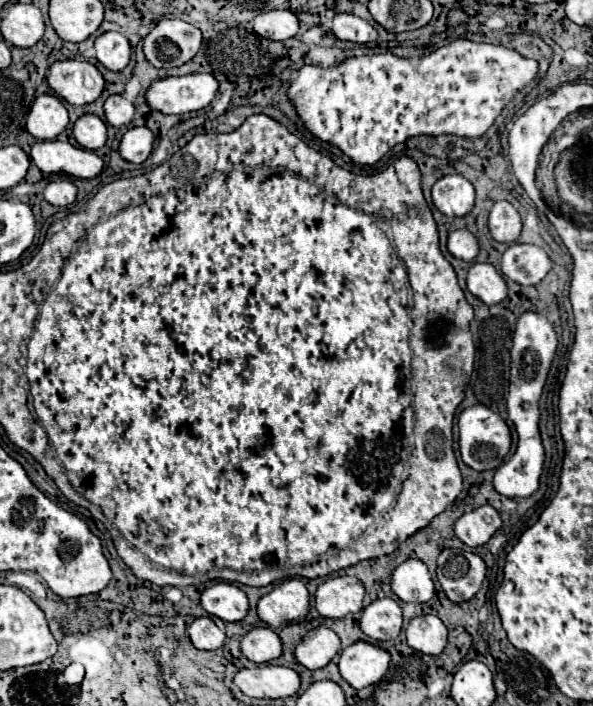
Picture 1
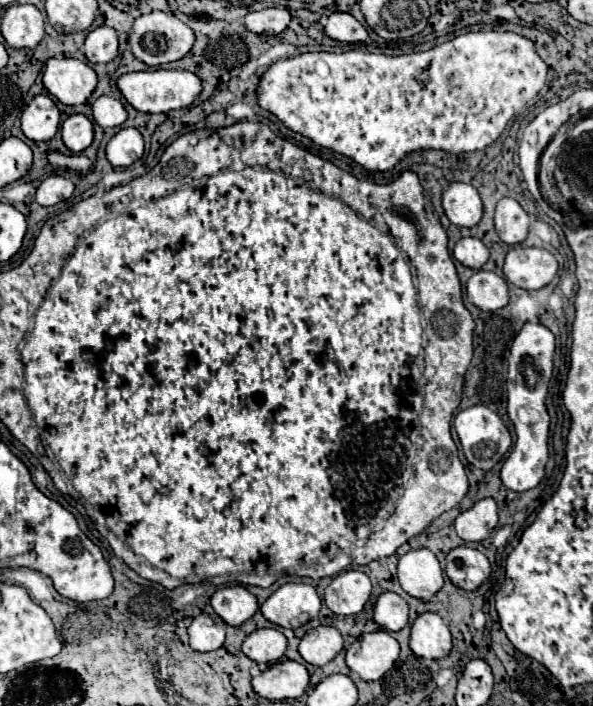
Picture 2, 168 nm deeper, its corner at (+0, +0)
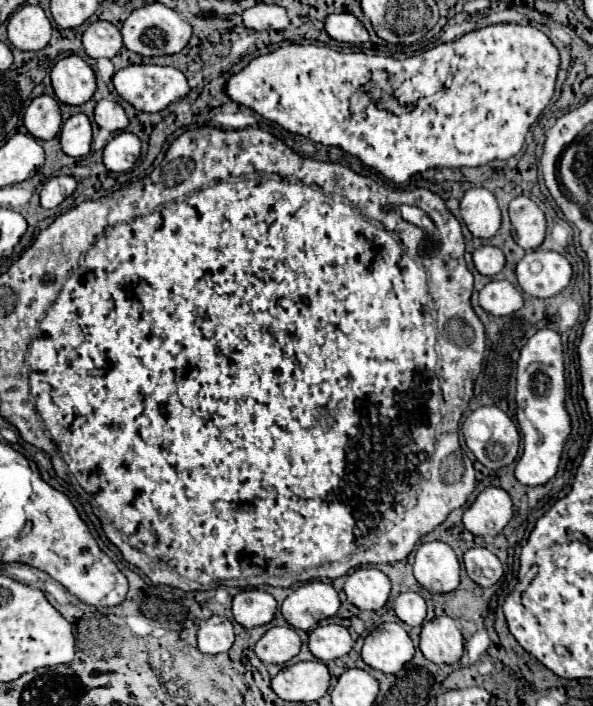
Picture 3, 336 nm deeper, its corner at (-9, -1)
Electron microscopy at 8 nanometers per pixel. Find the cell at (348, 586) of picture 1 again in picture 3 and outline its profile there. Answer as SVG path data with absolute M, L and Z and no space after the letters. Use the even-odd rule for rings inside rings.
M359 568L347 576L343 592L359 610L381 610L389 598L391 582L377 568Z

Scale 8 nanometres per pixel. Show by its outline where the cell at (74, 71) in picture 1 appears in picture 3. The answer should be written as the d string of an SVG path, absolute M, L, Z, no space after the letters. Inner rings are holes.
M75 54L57 60L57 64L51 70L51 82L55 96L63 104L71 106L85 104L87 100L91 100L93 92L97 90L93 68Z

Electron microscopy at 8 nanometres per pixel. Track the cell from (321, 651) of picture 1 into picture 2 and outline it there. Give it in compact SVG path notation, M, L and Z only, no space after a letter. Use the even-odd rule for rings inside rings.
M320 625L300 639L298 651L306 663L322 667L342 651L342 645L344 641L336 627Z

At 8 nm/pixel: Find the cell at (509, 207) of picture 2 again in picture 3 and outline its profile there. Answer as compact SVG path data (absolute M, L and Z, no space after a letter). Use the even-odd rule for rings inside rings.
M517 196L509 204L509 218L515 242L525 250L535 250L545 238L545 216L527 196Z

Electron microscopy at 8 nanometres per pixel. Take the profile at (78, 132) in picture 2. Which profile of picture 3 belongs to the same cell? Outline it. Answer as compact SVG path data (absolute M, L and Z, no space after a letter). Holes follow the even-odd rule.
M85 114L71 116L61 128L61 148L67 156L81 158L91 152L93 128Z

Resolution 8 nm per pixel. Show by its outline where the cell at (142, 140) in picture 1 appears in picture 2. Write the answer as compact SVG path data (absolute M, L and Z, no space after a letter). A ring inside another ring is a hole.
M120 129L106 143L106 157L114 167L128 167L144 155L144 139L138 129Z

